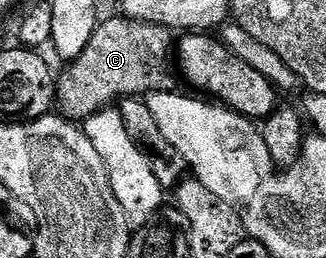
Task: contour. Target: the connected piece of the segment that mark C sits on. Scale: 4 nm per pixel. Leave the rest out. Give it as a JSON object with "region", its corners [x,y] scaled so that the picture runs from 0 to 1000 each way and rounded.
{"region":[[[387,66],[313,78],[255,205],[202,256],[206,275],[193,291],[178,295],[175,415],[184,442],[202,465],[248,477],[285,442],[331,419],[362,384],[451,376],[460,360],[534,357],[546,341],[543,314],[549,318],[531,240],[534,182],[537,143],[528,116],[497,97],[405,81]]]}

